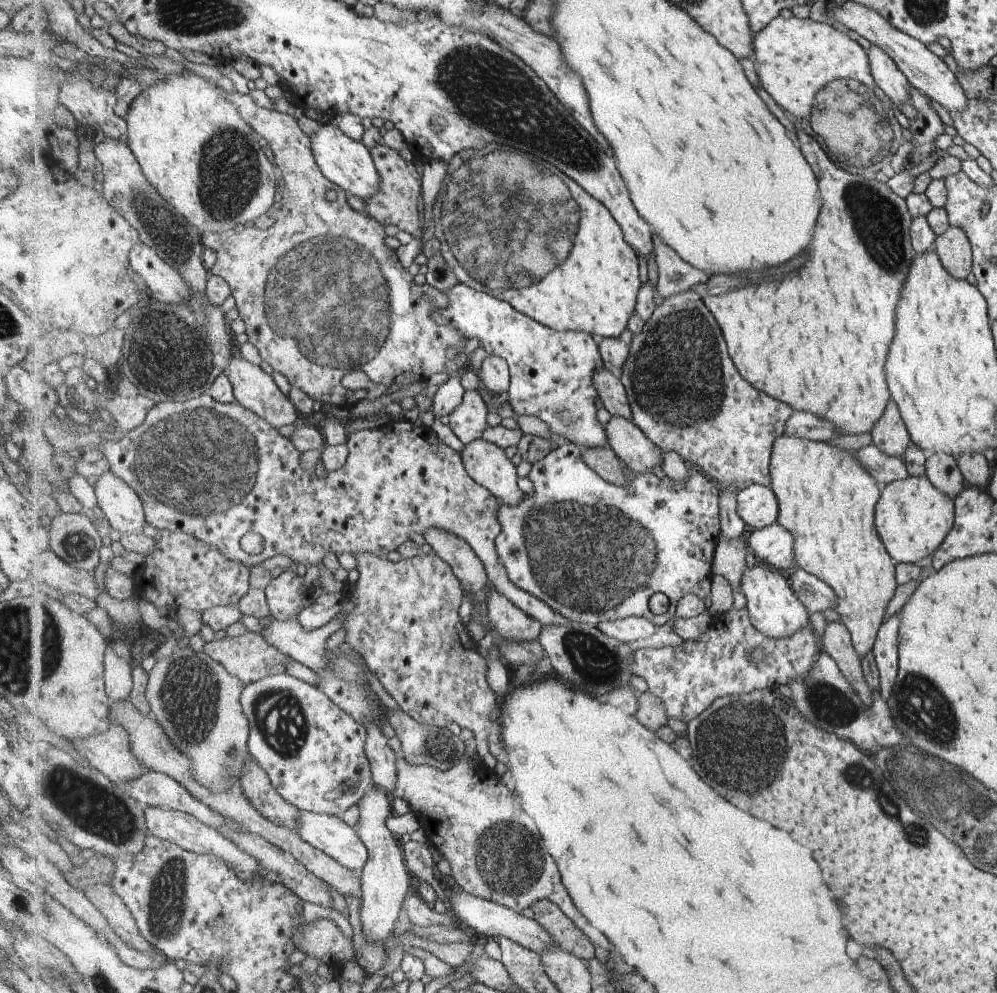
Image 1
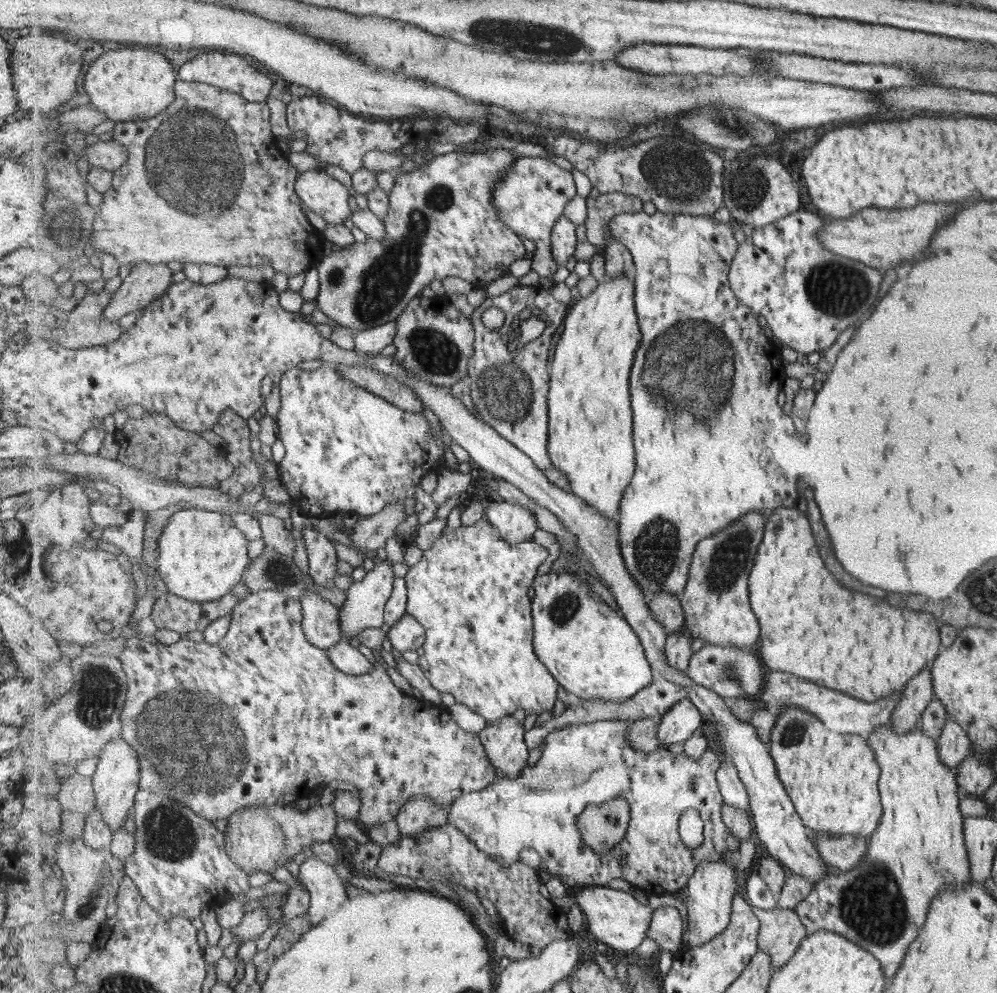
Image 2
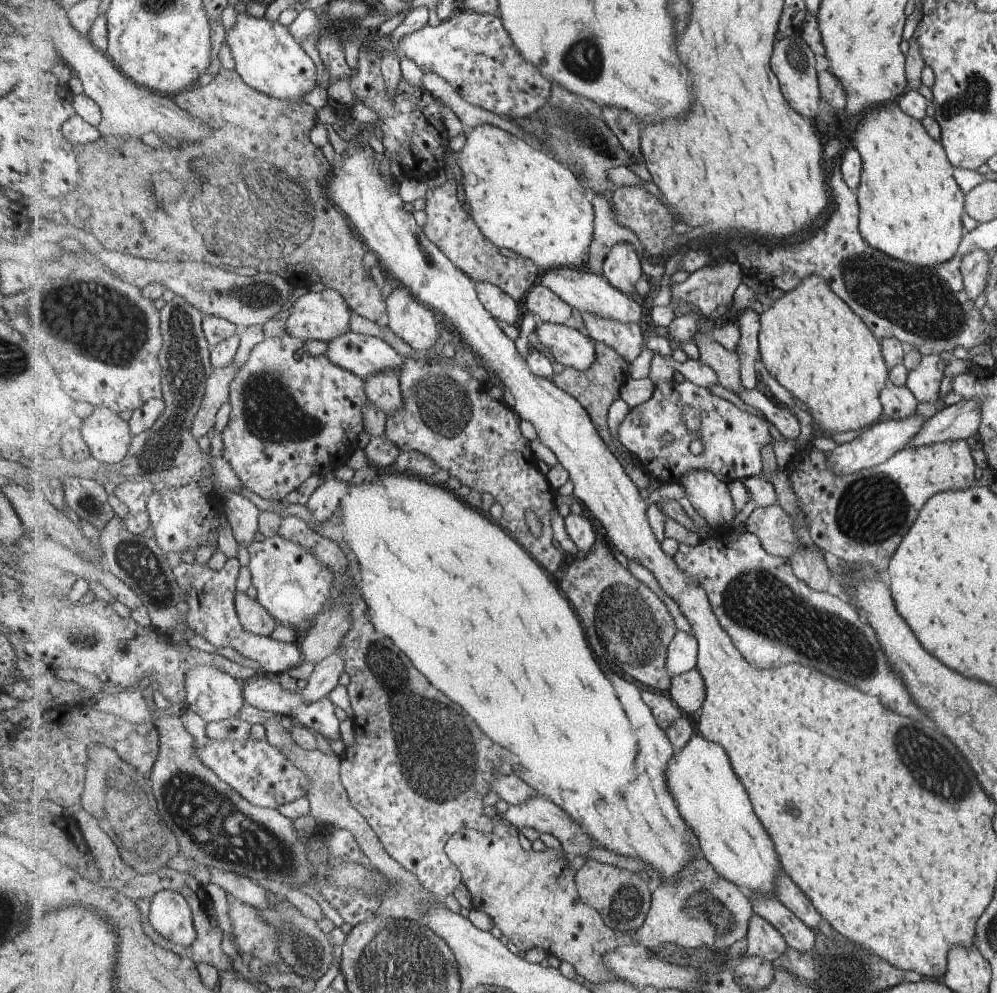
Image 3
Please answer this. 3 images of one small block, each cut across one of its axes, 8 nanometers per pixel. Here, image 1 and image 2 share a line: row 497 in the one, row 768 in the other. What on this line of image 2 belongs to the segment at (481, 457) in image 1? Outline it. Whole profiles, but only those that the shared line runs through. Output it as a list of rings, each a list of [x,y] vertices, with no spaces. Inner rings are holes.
[[[505,717],[487,726],[479,734],[487,750],[487,758],[495,764],[499,777],[519,778],[527,768],[530,747],[526,743],[523,722]]]

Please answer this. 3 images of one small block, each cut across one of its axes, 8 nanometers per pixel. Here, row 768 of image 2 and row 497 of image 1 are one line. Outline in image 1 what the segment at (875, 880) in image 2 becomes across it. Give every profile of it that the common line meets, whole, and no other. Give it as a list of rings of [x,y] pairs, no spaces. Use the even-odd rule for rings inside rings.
[[[907,475],[902,479],[895,479],[883,486],[882,495],[879,496],[877,506],[875,507],[875,528],[878,537],[890,553],[891,558],[896,563],[914,565],[914,562],[933,555],[933,552],[941,546],[943,539],[949,534],[953,527],[953,500],[927,480],[925,475],[913,476]]]

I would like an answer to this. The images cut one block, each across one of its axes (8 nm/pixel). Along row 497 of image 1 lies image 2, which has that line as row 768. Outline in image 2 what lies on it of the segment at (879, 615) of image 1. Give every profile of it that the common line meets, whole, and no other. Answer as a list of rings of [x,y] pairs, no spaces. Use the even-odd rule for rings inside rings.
[[[789,706],[779,716],[770,744],[779,778],[808,830],[814,834],[825,832],[871,839],[881,820],[882,803],[878,793],[880,772],[866,736],[835,733],[815,714]]]

